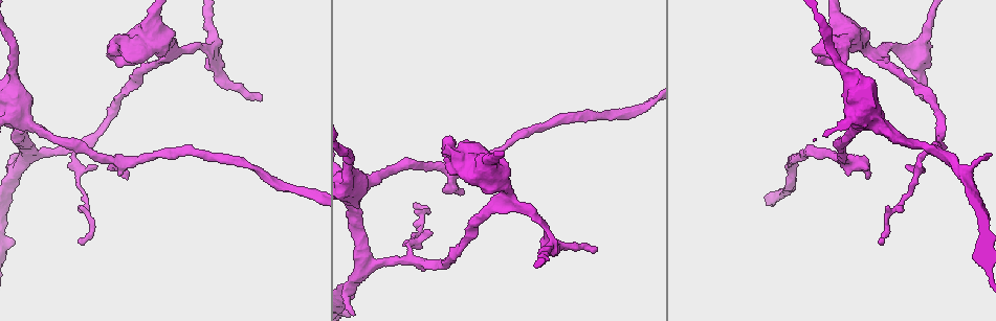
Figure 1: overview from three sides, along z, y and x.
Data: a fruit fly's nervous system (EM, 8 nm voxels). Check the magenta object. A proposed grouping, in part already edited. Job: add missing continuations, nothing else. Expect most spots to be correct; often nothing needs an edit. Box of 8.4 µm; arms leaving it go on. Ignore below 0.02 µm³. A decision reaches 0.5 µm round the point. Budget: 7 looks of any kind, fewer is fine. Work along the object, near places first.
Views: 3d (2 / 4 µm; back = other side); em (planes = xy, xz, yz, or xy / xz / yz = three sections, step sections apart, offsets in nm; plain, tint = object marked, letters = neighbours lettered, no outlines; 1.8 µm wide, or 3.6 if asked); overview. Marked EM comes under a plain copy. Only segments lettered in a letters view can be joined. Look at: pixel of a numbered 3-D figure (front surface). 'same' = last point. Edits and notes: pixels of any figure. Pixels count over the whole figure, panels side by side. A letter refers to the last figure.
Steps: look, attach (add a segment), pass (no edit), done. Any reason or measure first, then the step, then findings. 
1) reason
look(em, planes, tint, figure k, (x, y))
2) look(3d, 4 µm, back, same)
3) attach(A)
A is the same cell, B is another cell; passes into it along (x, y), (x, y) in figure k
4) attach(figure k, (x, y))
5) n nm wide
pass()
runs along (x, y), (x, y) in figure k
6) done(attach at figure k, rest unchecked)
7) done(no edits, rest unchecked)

branch stops here
look(em, planes, letters, figure 1, (415, 205))

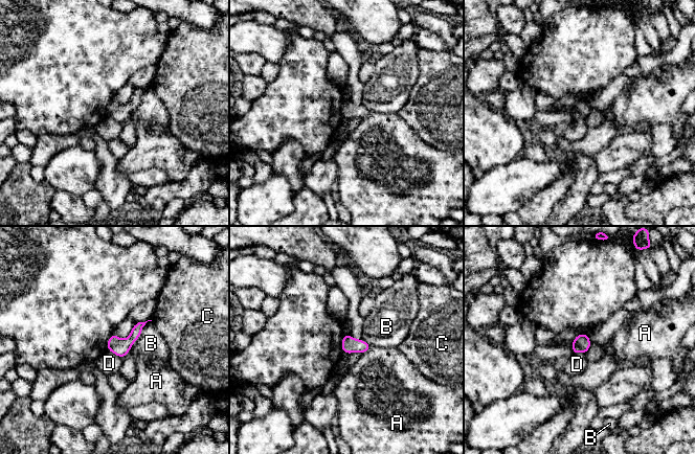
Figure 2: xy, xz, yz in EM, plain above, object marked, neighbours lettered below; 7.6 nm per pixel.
pass()
A, B, C and D are other cells; no lettered segment goes on from it

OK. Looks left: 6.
free end
look(em, xz, step 8, tint, figure 1, (126, 176))

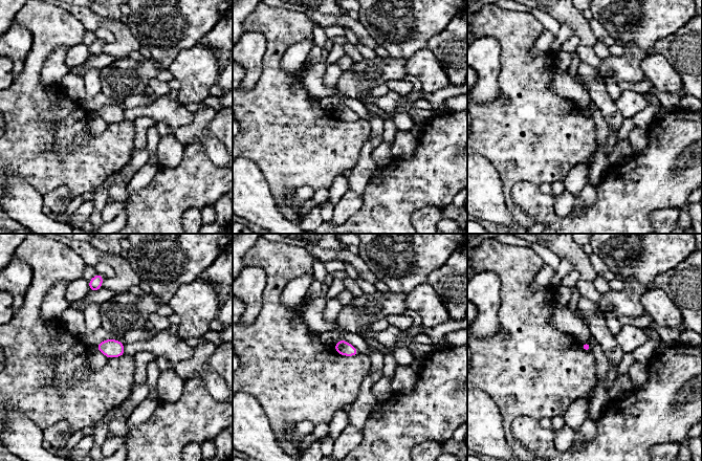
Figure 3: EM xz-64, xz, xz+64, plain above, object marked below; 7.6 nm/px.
another direction
look(em, planes, letters, same)

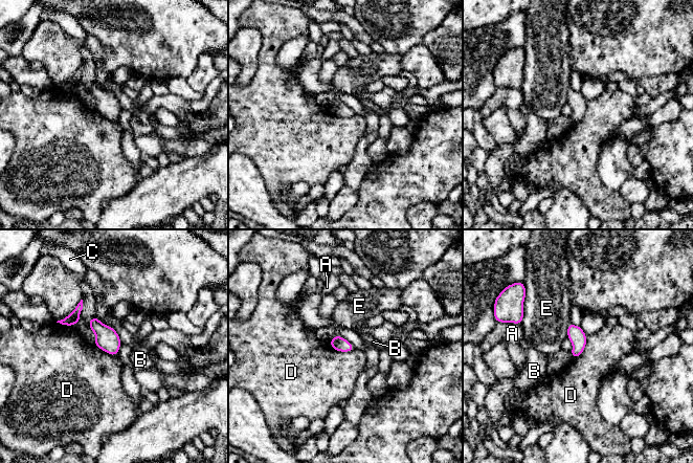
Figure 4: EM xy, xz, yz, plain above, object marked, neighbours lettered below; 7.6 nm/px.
D touches over 220 nm
pass()
A, B, C, D and E are other cells; border along (329, 340), (336, 350), (354, 350) in figure 4; no lettered segment goes on from it

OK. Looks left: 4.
sharp bend
look(em, 3.6 µm, xz, step 4, tint, figure 1, (471, 159))

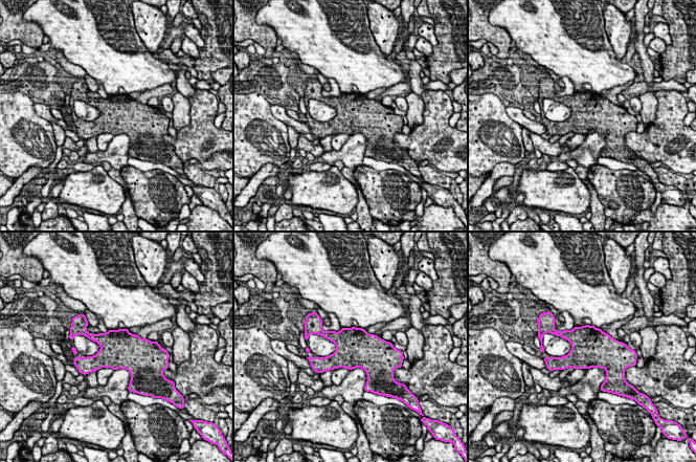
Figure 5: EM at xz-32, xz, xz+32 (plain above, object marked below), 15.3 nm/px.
another direction
look(em, 3.6 µm, planes, letters, same)

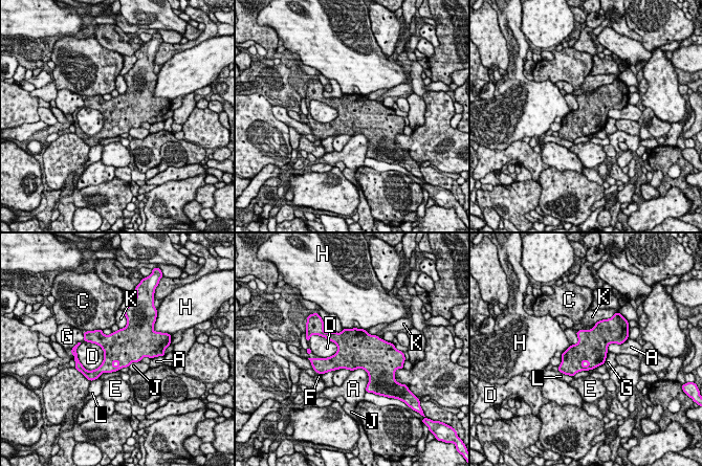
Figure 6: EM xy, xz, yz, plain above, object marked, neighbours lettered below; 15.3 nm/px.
pass()
A, C, D, E, F, G, H, J, K and L are other cells; none of them fits

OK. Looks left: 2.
done(no edits, rest unchecked)

